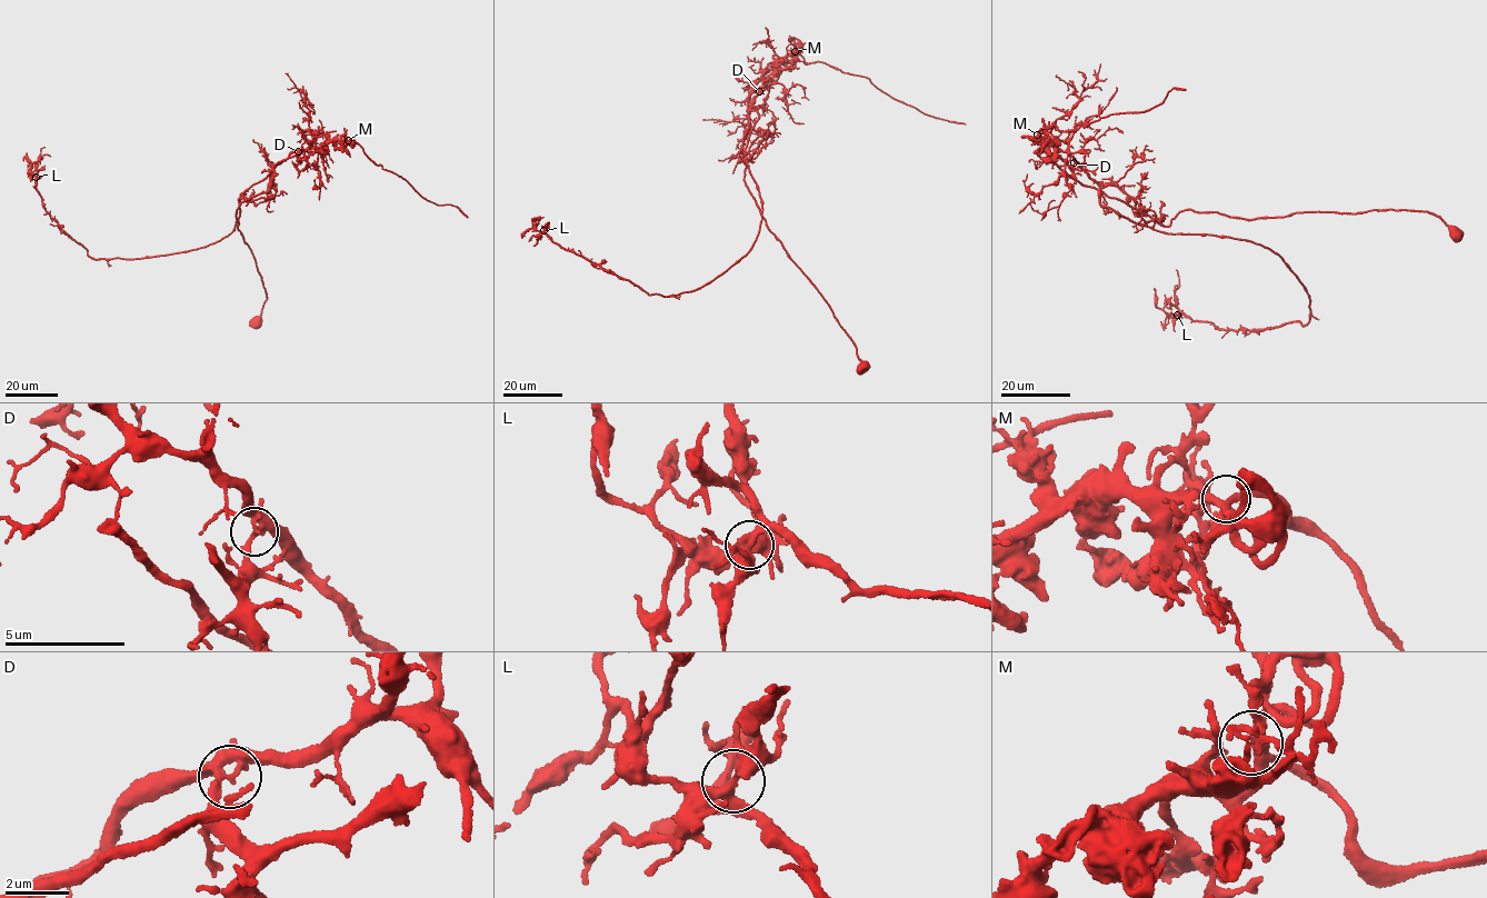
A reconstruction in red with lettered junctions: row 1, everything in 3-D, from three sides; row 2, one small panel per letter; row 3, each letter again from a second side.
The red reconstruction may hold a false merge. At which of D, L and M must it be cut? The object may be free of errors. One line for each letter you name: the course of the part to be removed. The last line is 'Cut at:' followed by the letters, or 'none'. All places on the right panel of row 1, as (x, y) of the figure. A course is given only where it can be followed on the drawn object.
D: course (1074, 163), (1106, 205), (1137, 223), (1271, 249), (1304, 287), (1309, 320), (1225, 330), (1156, 308), (1154, 289)
Cut at: D

